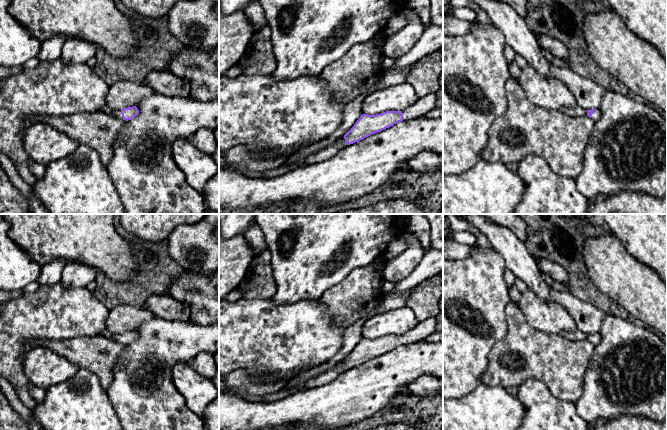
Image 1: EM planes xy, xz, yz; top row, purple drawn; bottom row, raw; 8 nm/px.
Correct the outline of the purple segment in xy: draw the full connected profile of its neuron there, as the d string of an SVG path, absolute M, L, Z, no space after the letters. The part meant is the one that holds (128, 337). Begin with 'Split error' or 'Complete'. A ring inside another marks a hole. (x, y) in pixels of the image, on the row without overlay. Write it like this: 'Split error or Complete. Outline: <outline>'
Split error. Outline: M136 330L124 332L121 334L114 334L112 337L113 340L126 345L131 344L138 338L139 334L137 333Z

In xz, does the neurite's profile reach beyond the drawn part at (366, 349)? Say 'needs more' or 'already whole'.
needs more

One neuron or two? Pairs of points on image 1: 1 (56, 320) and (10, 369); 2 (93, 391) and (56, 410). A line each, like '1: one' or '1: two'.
1: one
2: one

